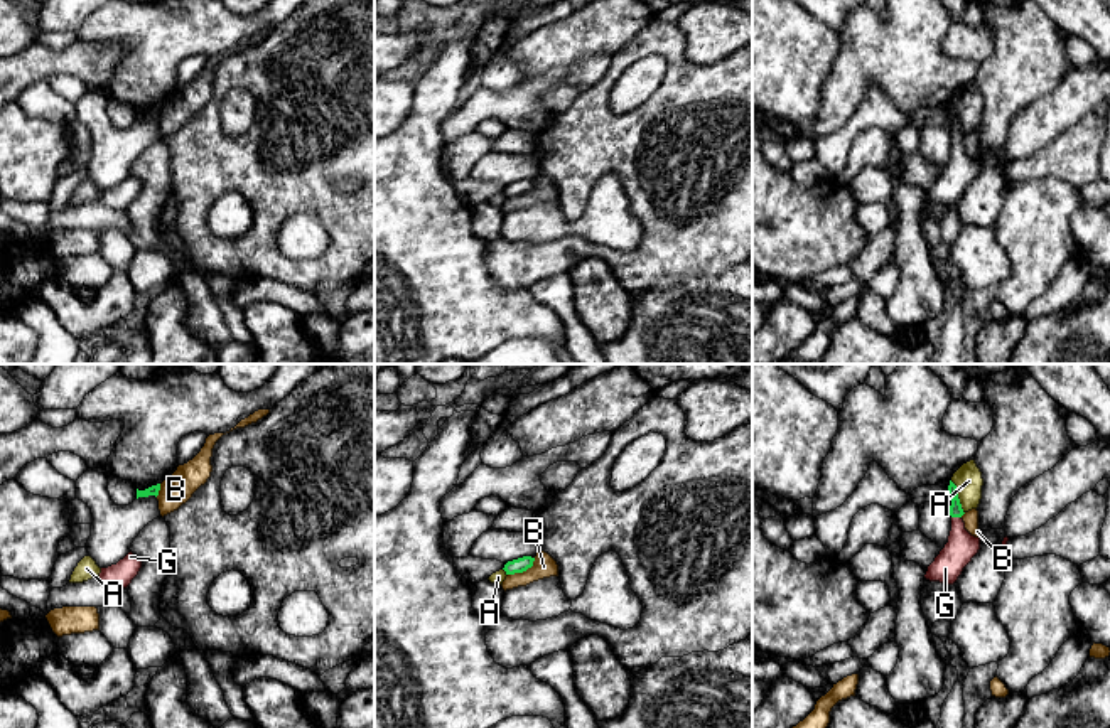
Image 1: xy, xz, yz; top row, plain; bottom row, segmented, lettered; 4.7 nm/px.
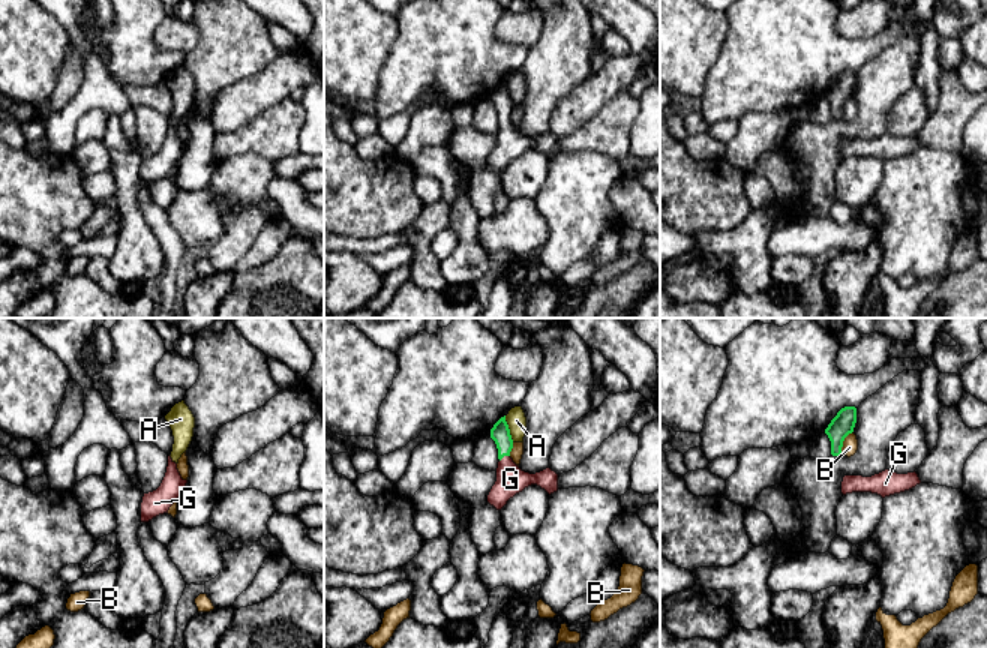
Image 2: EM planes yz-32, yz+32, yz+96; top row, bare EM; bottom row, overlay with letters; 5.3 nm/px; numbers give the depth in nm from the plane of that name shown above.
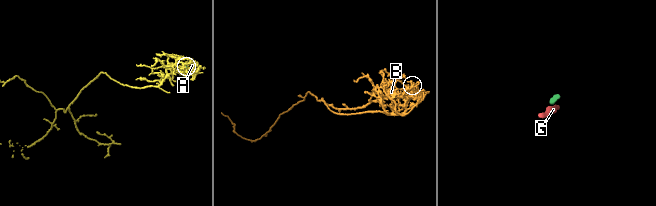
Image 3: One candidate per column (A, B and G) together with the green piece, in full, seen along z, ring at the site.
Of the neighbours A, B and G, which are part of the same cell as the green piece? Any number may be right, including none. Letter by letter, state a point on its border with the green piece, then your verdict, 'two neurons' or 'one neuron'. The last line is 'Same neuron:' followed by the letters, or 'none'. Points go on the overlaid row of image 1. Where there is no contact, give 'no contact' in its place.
A: yz (957, 497) | two neurons
B: xz (523, 570) | two neurons
G: yz (957, 516) | one neuron
Same neuron: G

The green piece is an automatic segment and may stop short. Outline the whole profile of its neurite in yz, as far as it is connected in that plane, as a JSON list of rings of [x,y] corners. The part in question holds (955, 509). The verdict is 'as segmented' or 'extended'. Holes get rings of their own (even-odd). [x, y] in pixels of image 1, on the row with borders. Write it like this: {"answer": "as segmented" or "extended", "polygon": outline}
{"answer": "extended", "polygon": [[[951,480],[948,485],[948,494],[951,497],[951,506],[948,507],[951,516],[951,531],[948,543],[928,566],[924,578],[929,581],[953,585],[962,575],[963,568],[978,553],[980,536],[975,538],[965,529],[965,522],[962,519],[965,512],[956,494],[956,485]]]}

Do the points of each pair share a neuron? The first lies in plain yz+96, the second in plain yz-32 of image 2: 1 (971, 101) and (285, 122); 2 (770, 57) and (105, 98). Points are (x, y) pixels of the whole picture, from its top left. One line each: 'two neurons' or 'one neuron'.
1: one neuron
2: two neurons

